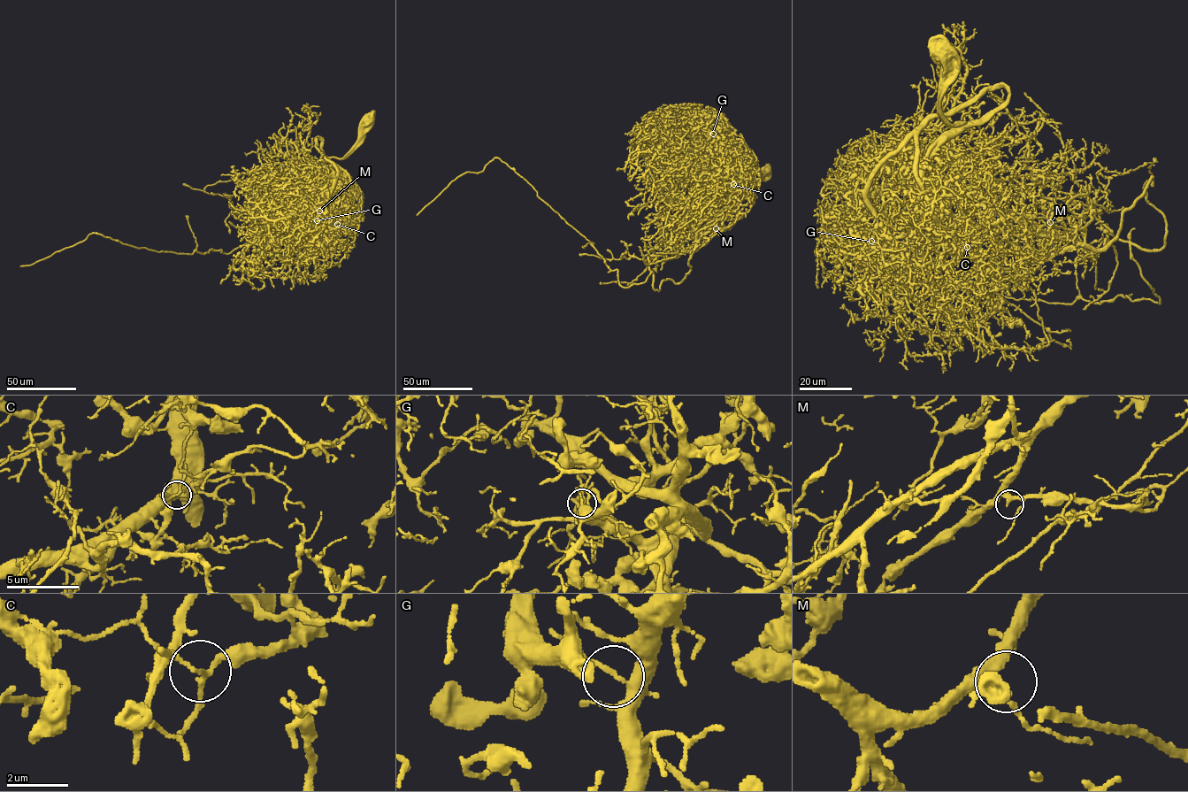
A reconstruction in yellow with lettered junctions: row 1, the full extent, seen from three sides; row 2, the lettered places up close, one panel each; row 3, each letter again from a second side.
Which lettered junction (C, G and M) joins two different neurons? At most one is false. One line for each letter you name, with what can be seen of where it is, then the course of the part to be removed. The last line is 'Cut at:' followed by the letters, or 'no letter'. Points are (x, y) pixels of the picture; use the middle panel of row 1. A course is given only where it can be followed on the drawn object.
C: (733, 184) | (733, 184), (719, 189), (690, 270), (658, 290), (652, 272), (622, 287), (617, 270), (498, 157), (417, 215)
Cut at: C

